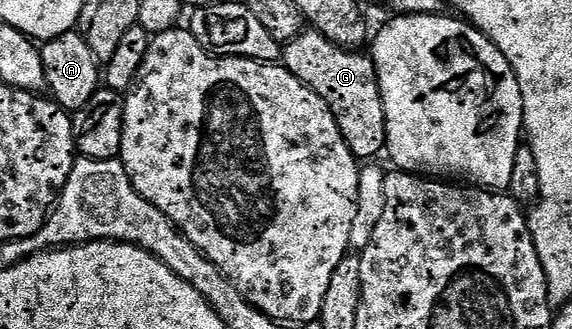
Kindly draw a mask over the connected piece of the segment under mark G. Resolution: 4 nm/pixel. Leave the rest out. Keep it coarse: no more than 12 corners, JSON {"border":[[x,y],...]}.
{"border":[[314,30],[281,63],[329,106],[349,150],[387,147],[375,61]]}

